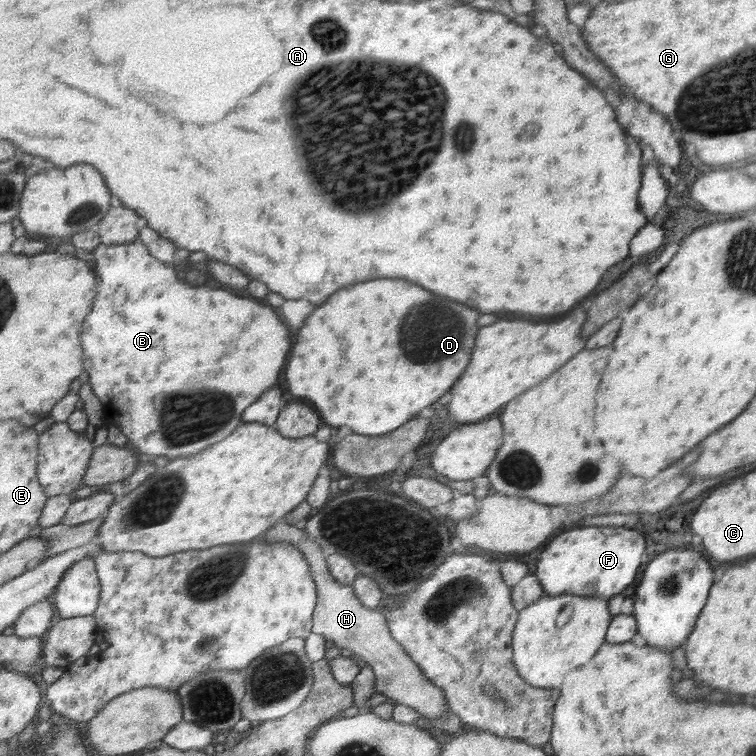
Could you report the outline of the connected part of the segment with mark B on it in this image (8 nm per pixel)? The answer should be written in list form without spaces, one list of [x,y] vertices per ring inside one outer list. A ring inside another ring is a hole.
[[[140,239],[134,243],[112,245],[107,245],[103,242],[92,252],[90,257],[93,260],[95,272],[98,272],[97,276],[100,278],[100,294],[98,294],[94,312],[90,314],[88,322],[84,322],[84,330],[82,330],[82,342],[84,342],[84,348],[86,348],[84,358],[88,362],[86,370],[92,376],[90,384],[92,384],[94,393],[104,405],[109,405],[110,411],[113,411],[112,414],[116,416],[116,424],[121,428],[123,434],[142,452],[151,455],[151,459],[167,455],[170,460],[184,458],[186,454],[196,456],[196,454],[204,452],[206,448],[226,440],[230,434],[234,434],[236,428],[240,428],[240,425],[242,425],[242,422],[240,422],[242,412],[252,402],[256,402],[256,398],[260,398],[268,388],[272,388],[276,384],[276,380],[278,380],[278,374],[280,374],[280,370],[282,370],[282,366],[286,362],[286,356],[288,356],[290,344],[292,344],[286,324],[282,324],[278,320],[276,312],[270,306],[262,306],[256,300],[234,296],[230,290],[224,290],[224,288],[220,288],[220,290],[214,290],[214,288],[208,288],[208,286],[194,288],[194,286],[186,284],[184,280],[178,280],[178,274],[173,264],[162,262],[151,253],[147,243],[142,242]]]

